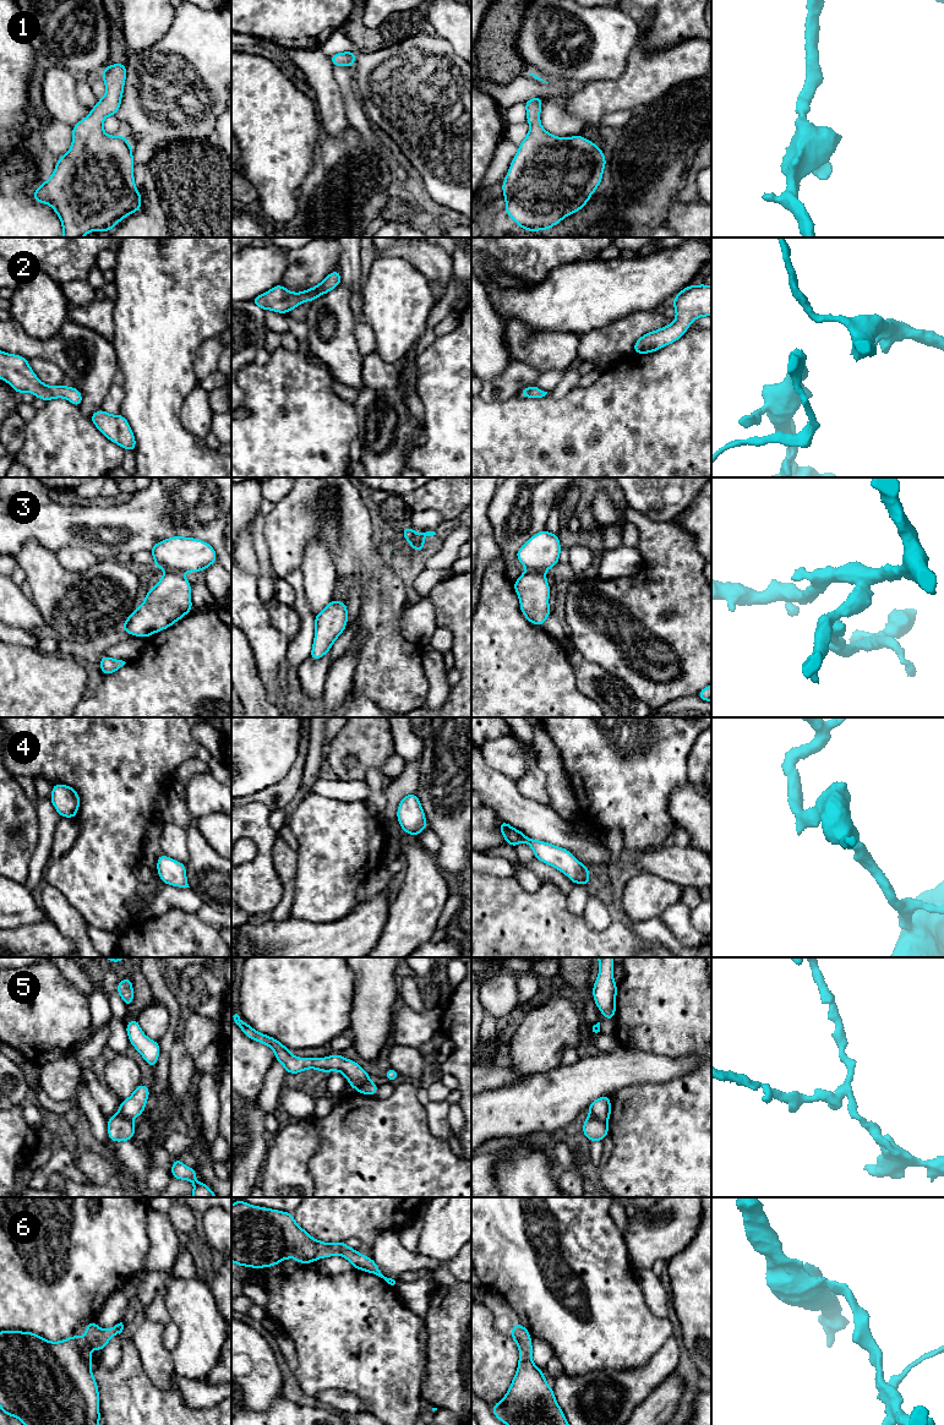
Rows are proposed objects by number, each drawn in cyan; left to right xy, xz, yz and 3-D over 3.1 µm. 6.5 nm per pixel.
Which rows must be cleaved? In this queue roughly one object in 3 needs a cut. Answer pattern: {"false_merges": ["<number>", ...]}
{"false_merges": ["3", "5"]}

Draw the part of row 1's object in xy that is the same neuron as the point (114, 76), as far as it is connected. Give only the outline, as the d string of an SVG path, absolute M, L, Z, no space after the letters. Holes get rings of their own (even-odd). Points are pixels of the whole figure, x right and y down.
M126 64L108 65L100 76L107 87L104 97L92 108L87 118L72 127L71 148L65 155L58 158L53 175L33 193L36 202L49 204L59 215L62 224L62 238L82 238L96 230L108 233L129 214L141 211L141 192L136 190L133 179L132 146L124 135L109 136L103 130L104 119L109 115L116 115L120 109L126 80Z

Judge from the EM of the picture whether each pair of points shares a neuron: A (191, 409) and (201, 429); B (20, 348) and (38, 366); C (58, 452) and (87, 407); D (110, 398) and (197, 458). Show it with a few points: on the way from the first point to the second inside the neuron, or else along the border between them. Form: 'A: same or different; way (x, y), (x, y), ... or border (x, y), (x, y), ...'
A: same; way (196, 414), (200, 424)
B: different; border (29, 359), (50, 360), (60, 367)
C: different; border (77, 408), (88, 418)
D: different; border (123, 387), (123, 402), (119, 413)

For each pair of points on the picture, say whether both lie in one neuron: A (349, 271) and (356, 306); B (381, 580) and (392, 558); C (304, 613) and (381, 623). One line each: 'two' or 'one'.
A: one
B: two
C: two

